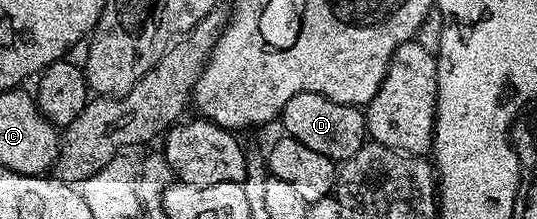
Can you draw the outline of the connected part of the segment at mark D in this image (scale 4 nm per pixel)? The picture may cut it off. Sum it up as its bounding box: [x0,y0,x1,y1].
[280,92,367,162]

